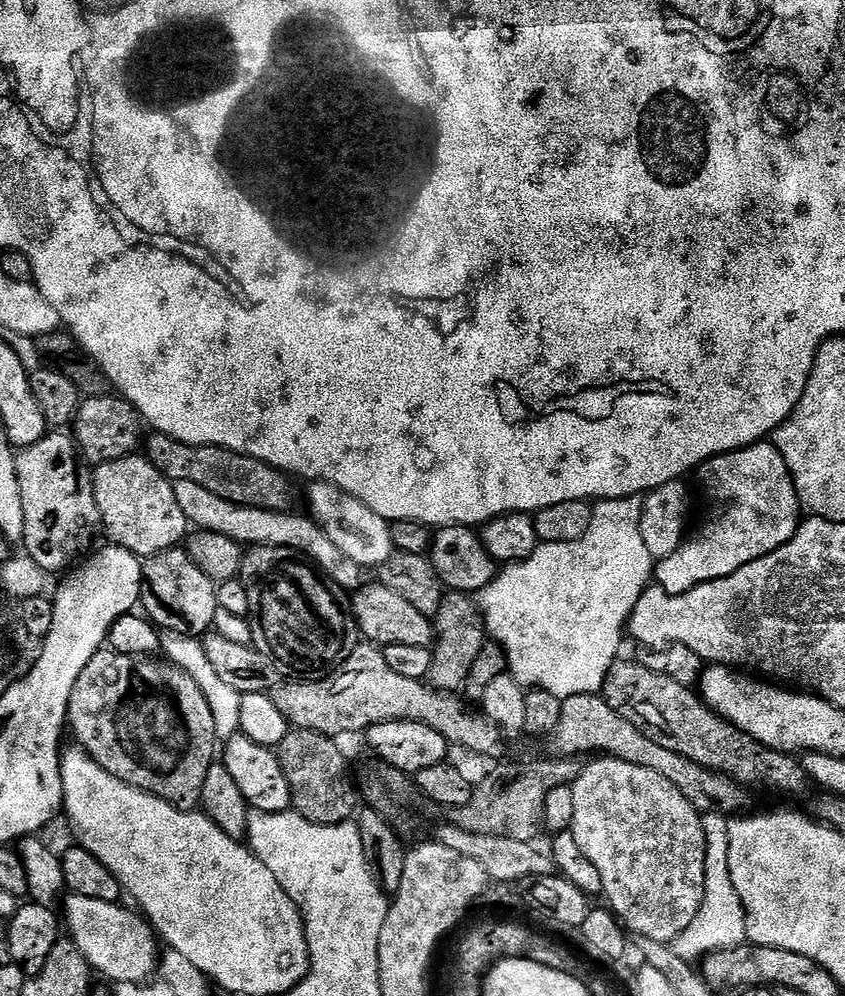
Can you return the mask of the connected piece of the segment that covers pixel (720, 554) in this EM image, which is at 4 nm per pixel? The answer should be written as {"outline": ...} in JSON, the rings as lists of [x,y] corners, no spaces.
{"outline":[[[761,442],[737,452],[724,452],[701,464],[698,475],[708,499],[708,517],[674,554],[662,558],[654,568],[655,583],[671,596],[726,578],[742,570],[742,566],[778,550],[794,538],[802,519],[802,501],[775,443]]]}

